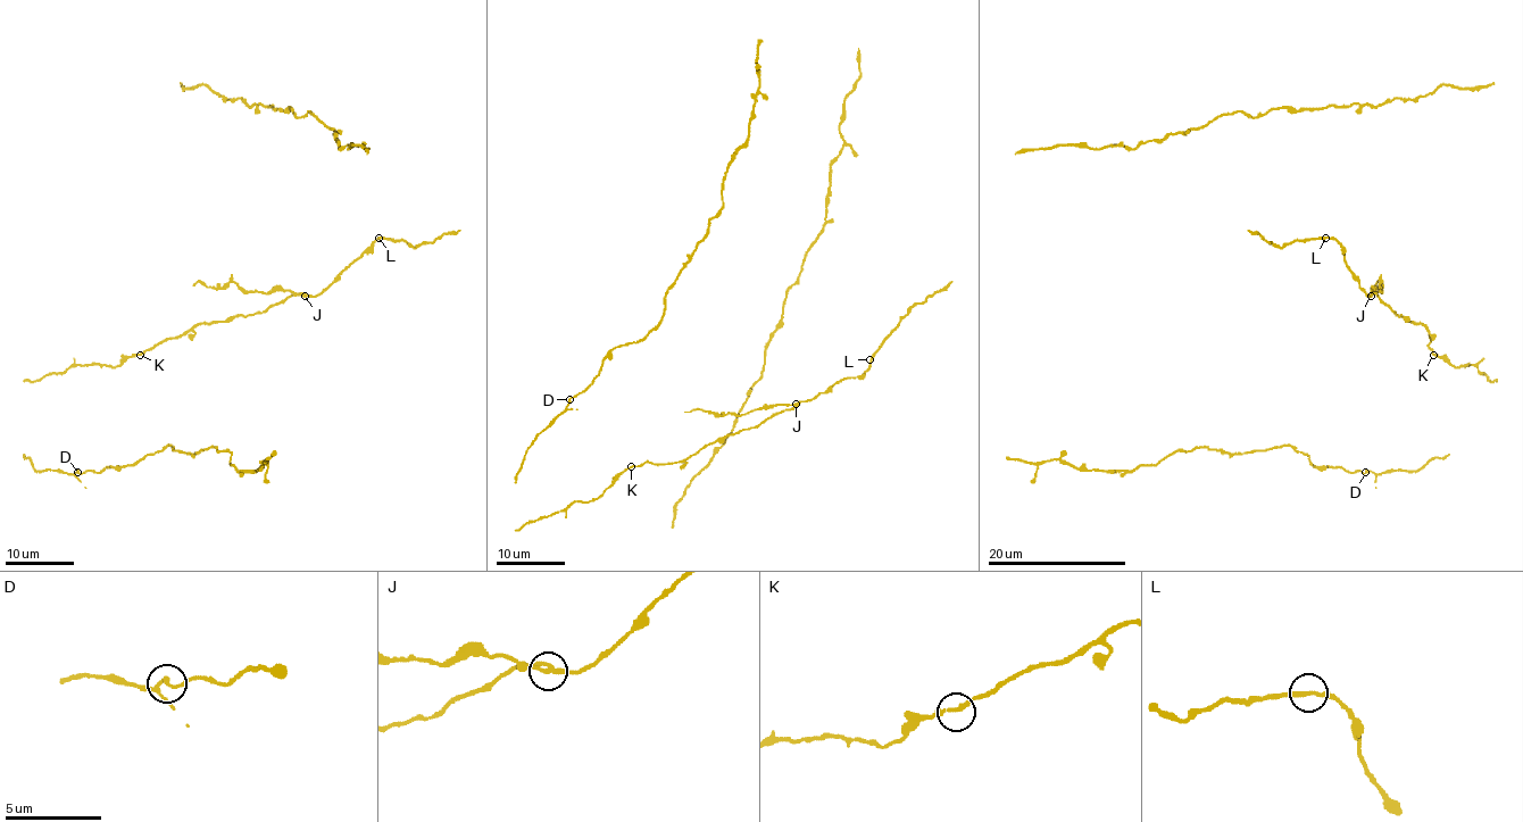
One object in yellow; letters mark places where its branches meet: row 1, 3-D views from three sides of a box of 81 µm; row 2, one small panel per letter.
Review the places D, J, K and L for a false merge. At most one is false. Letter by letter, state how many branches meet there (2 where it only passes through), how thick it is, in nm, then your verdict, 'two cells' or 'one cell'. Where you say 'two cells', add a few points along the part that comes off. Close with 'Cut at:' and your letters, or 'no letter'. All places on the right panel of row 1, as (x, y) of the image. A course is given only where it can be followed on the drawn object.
D: branches 2; calibre 180 nm; one cell
J: branches 3; calibre 180 nm; two cells; course (1371, 296), (1371, 291), (1381, 291), (1381, 282), (1378, 288), (1376, 282), (1378, 285)
K: branches 2; calibre 170 nm; one cell
L: branches 2; calibre 190 nm; one cell
Cut at: J

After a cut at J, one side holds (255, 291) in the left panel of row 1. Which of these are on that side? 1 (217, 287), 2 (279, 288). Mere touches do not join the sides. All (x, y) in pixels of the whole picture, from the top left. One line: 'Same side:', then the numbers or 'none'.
Same side: 1, 2

